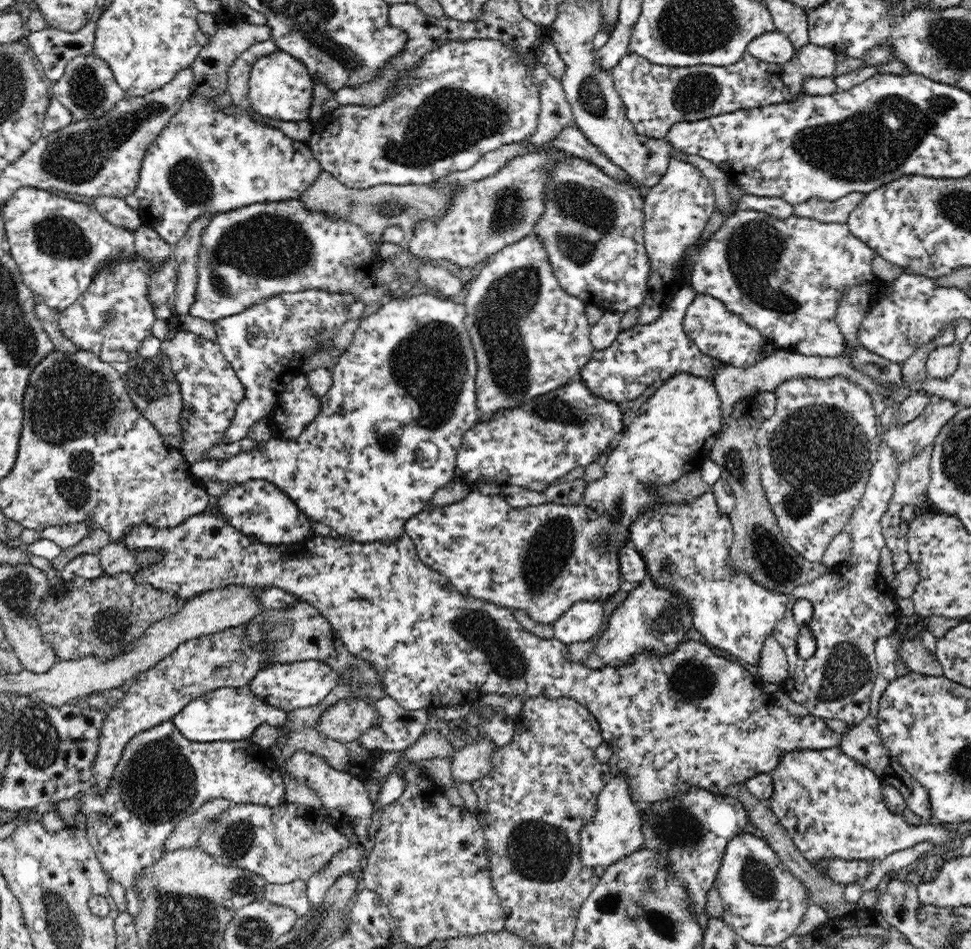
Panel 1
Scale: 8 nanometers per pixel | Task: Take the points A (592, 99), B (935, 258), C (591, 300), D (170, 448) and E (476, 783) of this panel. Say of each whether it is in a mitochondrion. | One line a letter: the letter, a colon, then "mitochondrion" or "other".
A: mitochondrion
B: other
C: other
D: other
E: other

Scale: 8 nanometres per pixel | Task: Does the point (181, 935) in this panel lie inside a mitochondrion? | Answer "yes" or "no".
yes

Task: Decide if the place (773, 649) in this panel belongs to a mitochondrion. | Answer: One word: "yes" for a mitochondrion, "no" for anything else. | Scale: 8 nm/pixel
no

